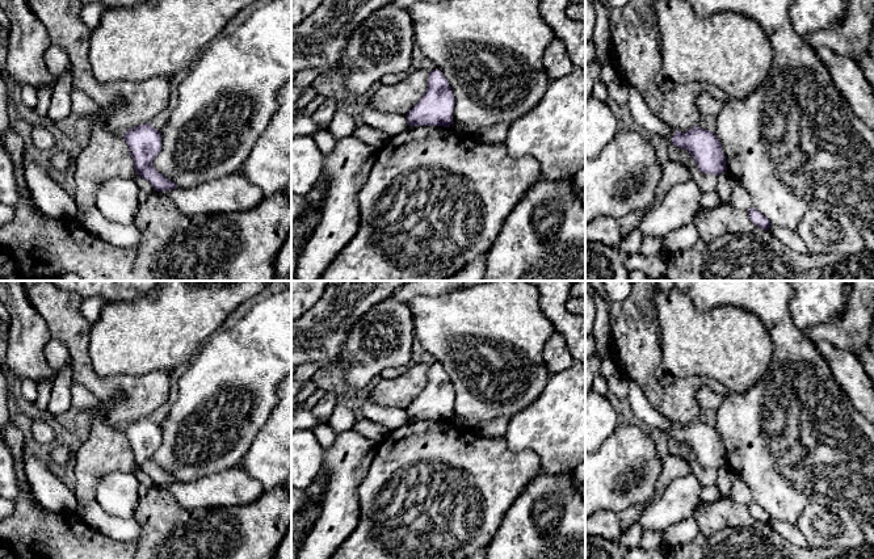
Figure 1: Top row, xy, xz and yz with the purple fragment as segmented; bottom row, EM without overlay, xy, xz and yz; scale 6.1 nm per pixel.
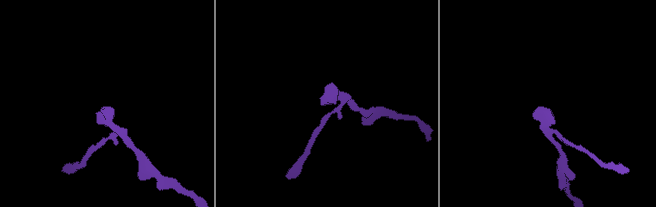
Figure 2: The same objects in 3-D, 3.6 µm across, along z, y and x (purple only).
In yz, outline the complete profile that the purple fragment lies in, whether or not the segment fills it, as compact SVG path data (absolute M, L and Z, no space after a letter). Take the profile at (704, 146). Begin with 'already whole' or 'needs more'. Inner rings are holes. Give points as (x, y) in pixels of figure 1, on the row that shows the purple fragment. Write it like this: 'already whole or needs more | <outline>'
needs more | M630 87L630 97L626 106L636 126L643 127L651 135L664 136L676 147L686 150L701 172L718 176L727 171L726 156L714 131L699 126L694 126L685 133L675 131L651 112L634 87Z

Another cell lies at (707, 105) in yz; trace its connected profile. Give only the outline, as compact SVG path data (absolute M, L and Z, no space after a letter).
M702 93L697 98L697 106L703 115L717 115L722 104L715 100L710 93Z

